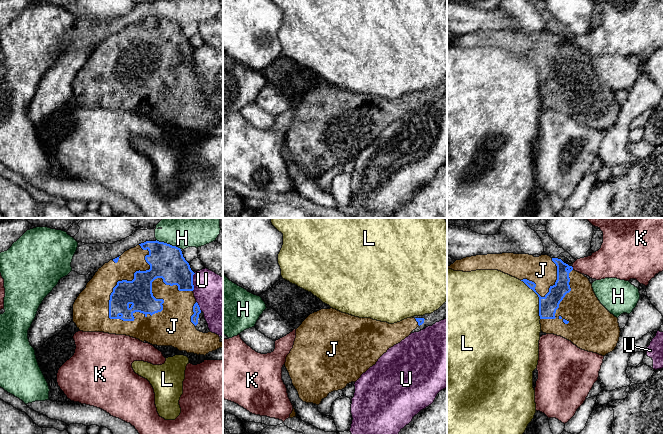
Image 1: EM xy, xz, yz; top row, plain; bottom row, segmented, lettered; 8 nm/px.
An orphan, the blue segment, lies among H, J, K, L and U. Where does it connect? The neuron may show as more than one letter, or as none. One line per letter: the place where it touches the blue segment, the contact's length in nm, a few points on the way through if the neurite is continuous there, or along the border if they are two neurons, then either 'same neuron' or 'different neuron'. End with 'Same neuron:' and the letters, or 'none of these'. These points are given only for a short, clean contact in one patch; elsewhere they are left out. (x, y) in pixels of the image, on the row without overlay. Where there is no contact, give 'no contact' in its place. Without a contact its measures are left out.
H: meets blue in xy at (168, 20); contact 220 nm long; different neuron
J: meets blue in xy at (163, 77); contact 700 nm long; same neuron
K: meets blue in yz at (572, 44); contact 40 nm long; border along yz (571, 42), (573, 45); different neuron
L: meets blue in yz at (539, 75); contact 360 nm long; different neuron
U: meets blue in xy at (192, 58); contact 150 nm long; different neuron
Same neuron: J

